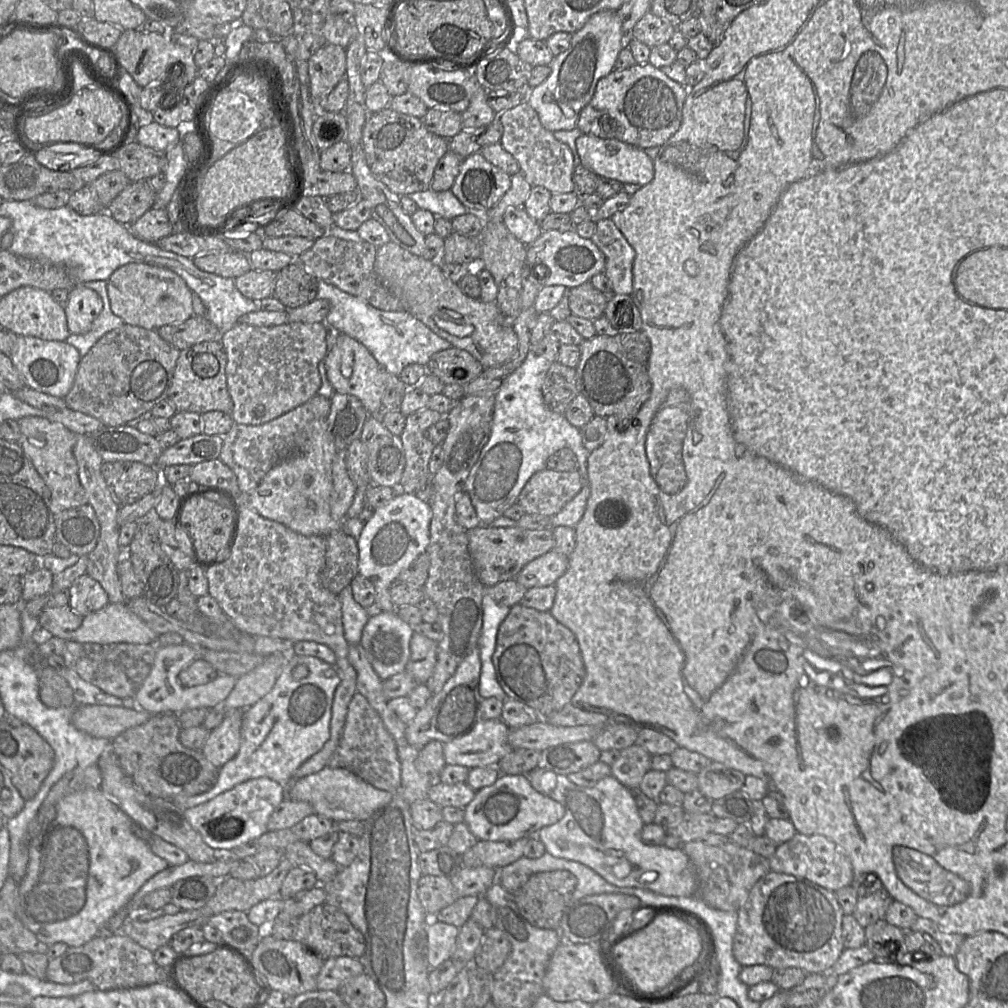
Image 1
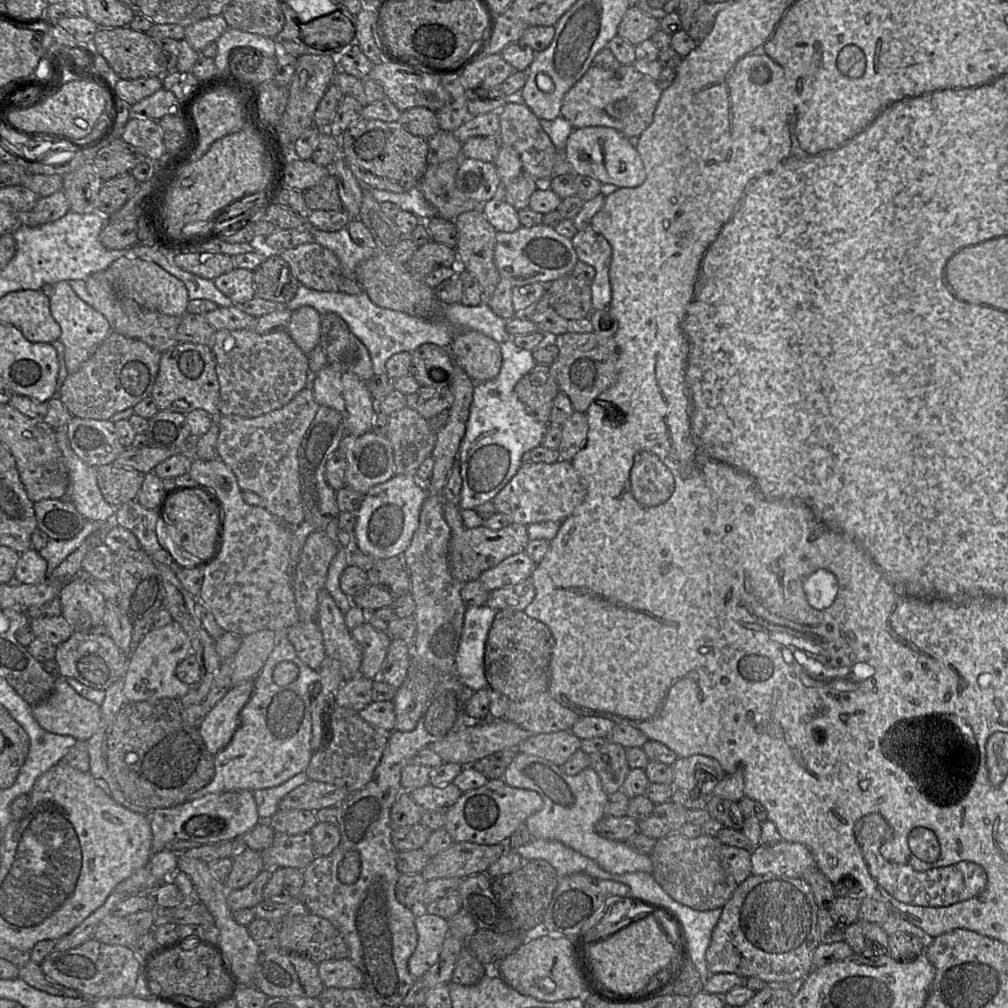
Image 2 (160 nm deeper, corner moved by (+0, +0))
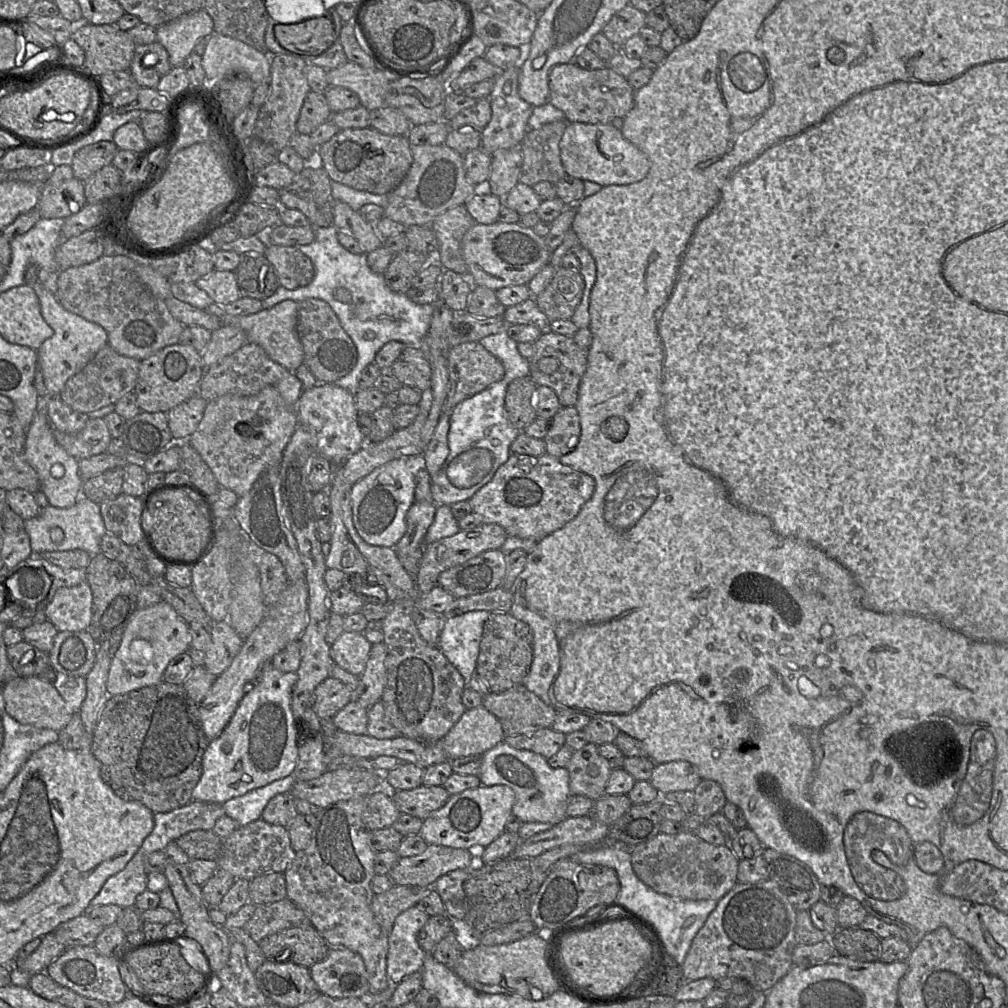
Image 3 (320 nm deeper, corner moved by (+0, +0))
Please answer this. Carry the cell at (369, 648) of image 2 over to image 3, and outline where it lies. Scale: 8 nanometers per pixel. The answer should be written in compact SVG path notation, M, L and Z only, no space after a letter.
M344 632L330 647L330 656L334 663L347 672L360 676L369 658L372 644L364 634Z

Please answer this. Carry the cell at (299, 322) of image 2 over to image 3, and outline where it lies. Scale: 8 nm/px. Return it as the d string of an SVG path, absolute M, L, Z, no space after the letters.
M285 300L270 309L264 309L251 315L229 316L225 314L222 323L234 325L244 330L248 342L261 346L272 361L294 374L304 359L303 347L296 329L297 306L297 302Z

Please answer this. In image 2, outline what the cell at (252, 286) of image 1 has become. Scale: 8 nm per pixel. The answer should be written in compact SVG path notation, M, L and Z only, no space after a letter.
M234 268L213 282L234 304L243 304L254 298L253 272L248 269Z

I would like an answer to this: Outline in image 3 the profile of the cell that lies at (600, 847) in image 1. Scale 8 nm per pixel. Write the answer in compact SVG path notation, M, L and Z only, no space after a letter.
M505 741L483 755L478 776L484 786L506 785L515 793L512 815L522 822L548 822L557 824L567 818L566 805L571 796L569 773L566 768L553 768L547 760L529 750L514 749Z

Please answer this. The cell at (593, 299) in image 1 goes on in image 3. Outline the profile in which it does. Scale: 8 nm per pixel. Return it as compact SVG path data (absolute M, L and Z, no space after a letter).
M560 267L547 287L533 299L550 322L570 320L582 300L584 288L579 271Z

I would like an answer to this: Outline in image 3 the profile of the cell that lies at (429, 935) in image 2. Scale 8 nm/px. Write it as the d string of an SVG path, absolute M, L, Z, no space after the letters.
M414 906L396 918L388 937L387 976L390 982L399 984L421 970L427 953L419 946L417 936L429 917Z

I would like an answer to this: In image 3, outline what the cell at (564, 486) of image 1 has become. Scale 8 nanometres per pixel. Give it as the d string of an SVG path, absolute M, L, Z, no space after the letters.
M511 453L509 459L497 469L491 481L479 489L468 502L473 513L482 516L483 524L497 524L509 537L541 540L573 520L592 497L594 490L595 481L591 476L562 464L553 456L546 453L540 456Z

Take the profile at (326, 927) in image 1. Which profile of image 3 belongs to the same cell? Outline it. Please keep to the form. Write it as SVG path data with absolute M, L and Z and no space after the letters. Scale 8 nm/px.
M312 925L279 931L258 944L265 960L306 968L323 961L331 948Z

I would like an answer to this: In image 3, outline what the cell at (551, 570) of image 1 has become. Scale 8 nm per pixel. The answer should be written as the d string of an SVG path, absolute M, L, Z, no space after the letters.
M489 550L443 571L438 586L455 599L463 598L500 587L505 572L506 555L501 550Z

